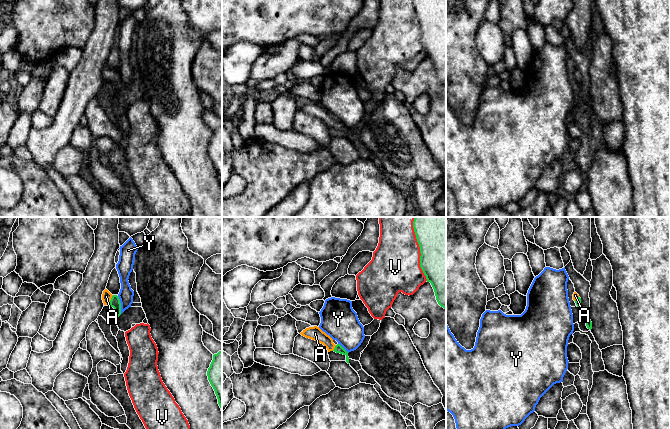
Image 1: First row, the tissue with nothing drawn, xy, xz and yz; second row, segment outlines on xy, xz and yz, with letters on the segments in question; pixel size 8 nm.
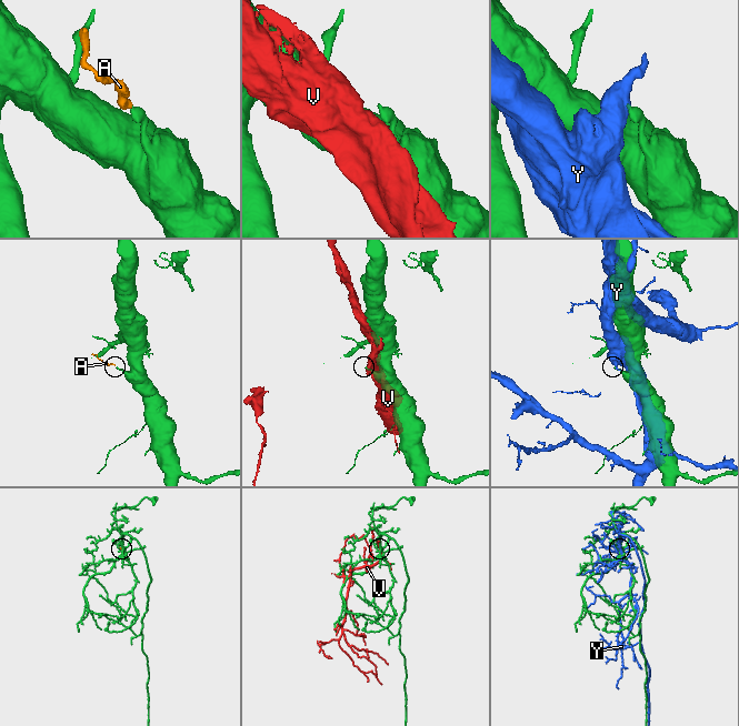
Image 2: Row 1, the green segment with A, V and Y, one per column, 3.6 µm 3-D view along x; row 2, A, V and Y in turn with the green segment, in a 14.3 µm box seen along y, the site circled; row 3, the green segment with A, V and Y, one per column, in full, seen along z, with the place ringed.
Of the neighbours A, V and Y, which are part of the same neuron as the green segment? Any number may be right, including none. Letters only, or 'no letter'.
A

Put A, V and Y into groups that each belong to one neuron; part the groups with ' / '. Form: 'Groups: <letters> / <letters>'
Groups: A / V / Y

